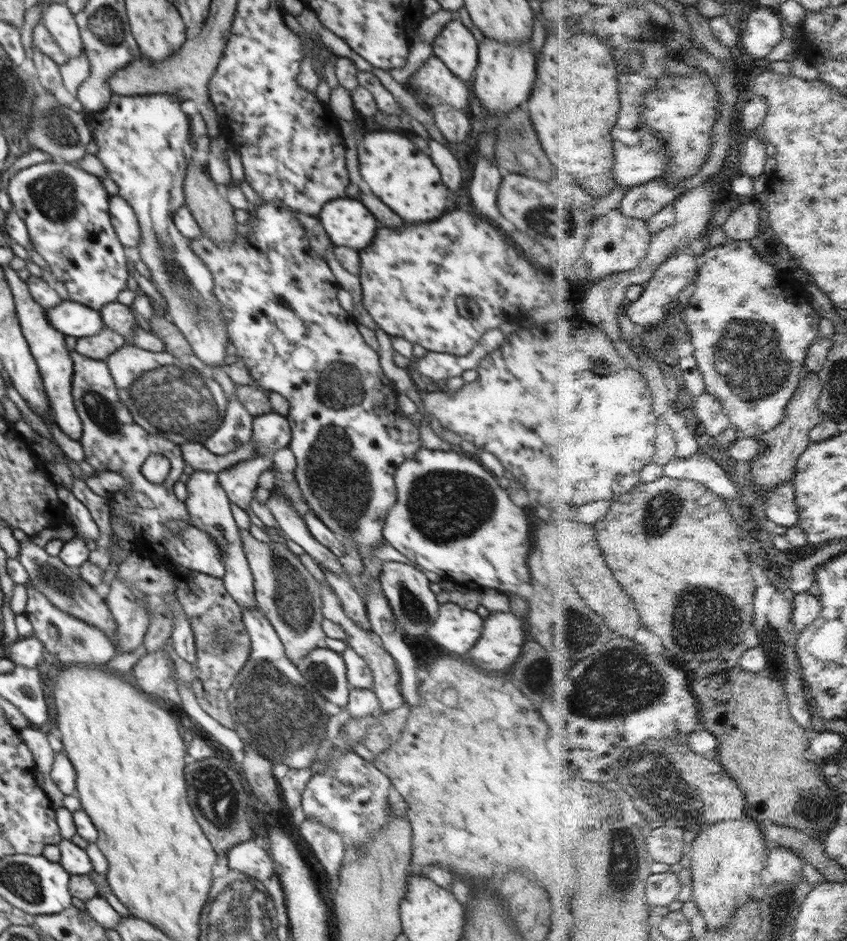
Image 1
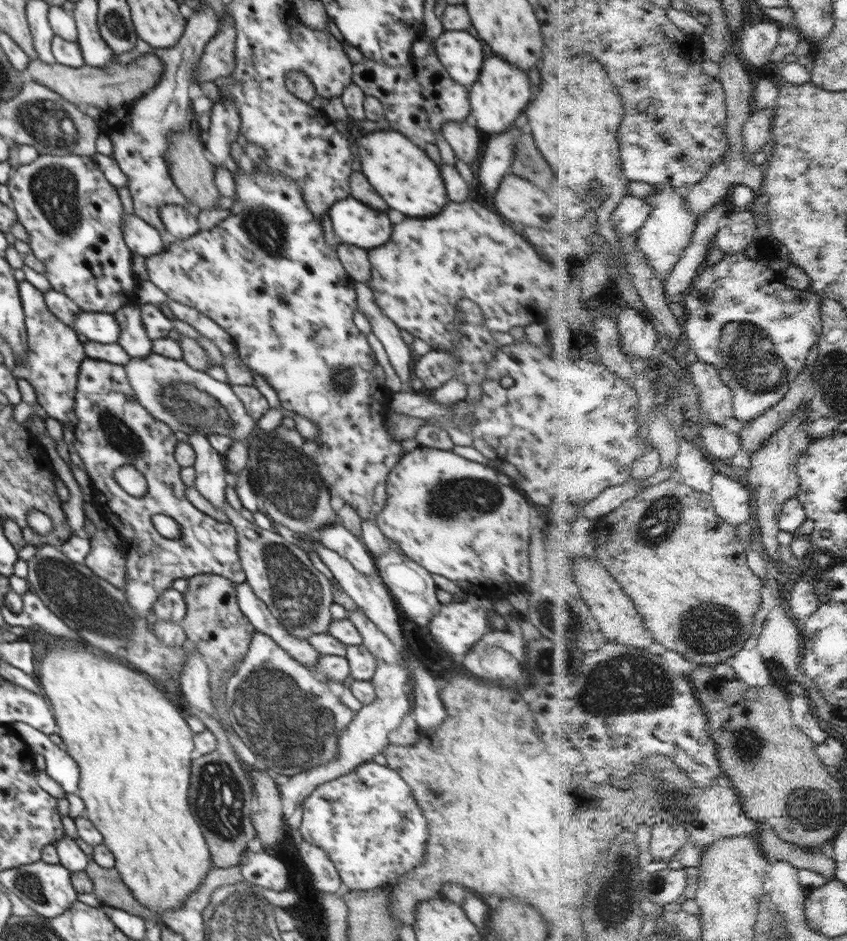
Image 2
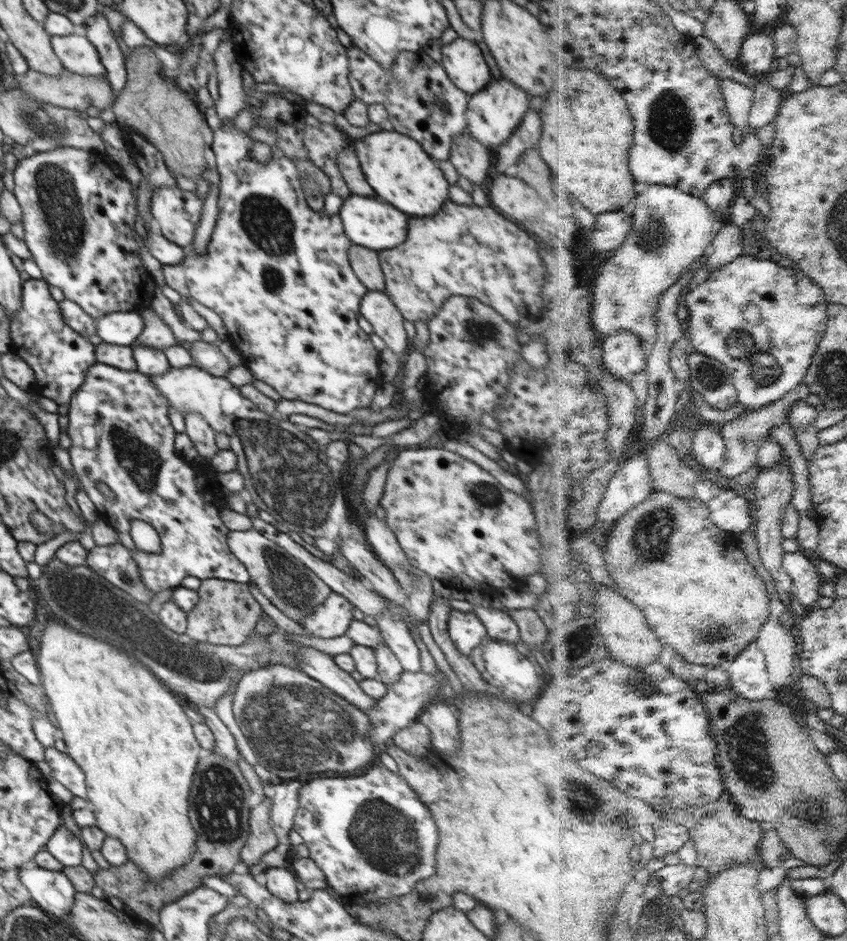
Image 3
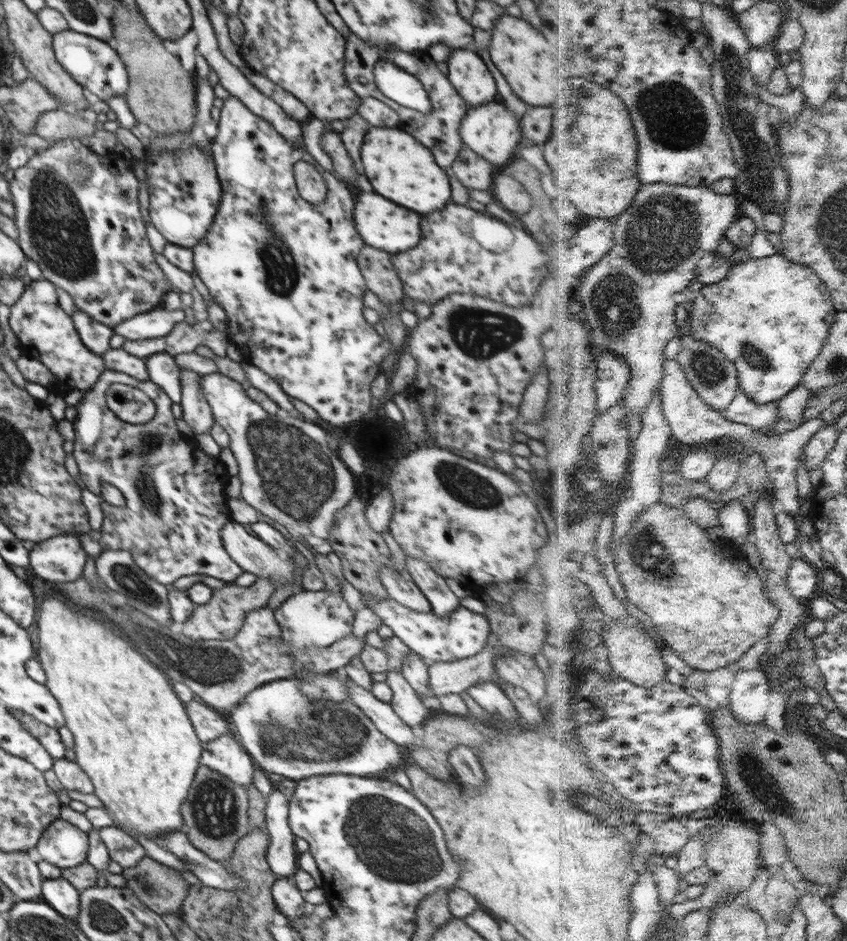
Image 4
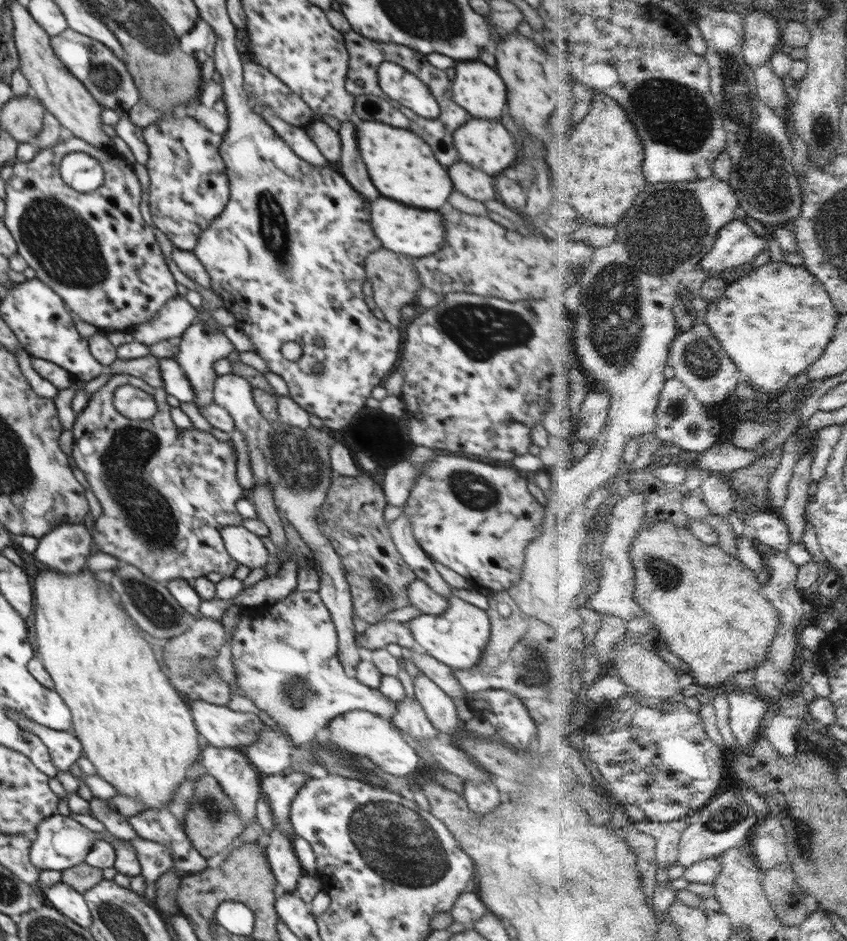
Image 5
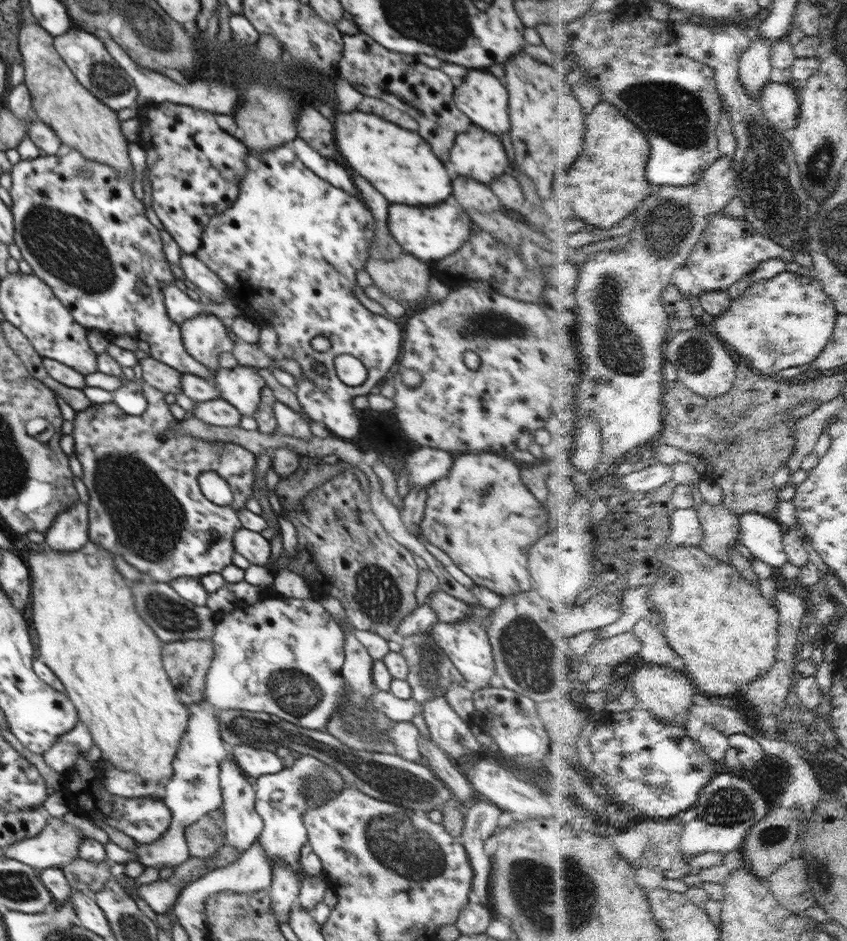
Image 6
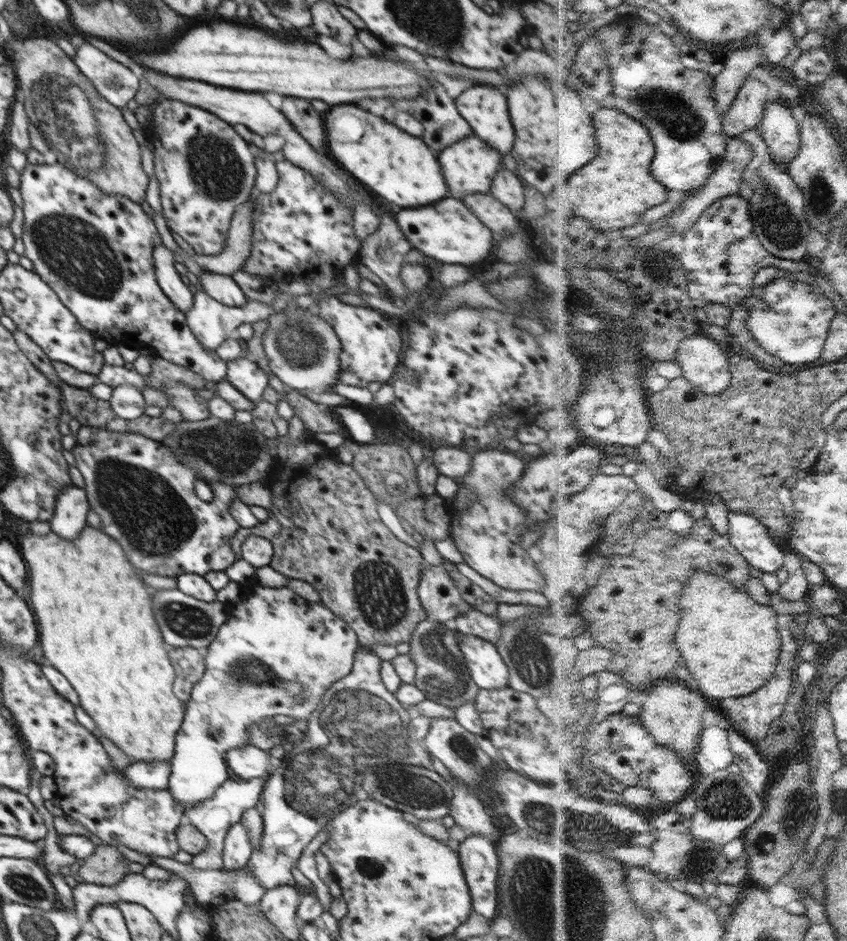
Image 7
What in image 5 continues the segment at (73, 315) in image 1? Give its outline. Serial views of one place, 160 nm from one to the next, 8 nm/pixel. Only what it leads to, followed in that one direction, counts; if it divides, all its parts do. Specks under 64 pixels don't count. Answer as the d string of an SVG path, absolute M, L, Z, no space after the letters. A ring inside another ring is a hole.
M178 294L164 304L153 320L136 324L130 333L135 342L148 346L167 339L178 339L197 320L198 313L197 307Z

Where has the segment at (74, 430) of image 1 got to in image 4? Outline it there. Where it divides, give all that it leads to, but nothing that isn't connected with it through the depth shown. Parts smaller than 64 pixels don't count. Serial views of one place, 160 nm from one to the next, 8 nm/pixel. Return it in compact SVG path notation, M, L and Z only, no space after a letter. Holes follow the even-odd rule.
M44 278L31 281L26 285L22 295L10 307L9 325L21 345L21 354L34 360L42 361L55 376L55 382L68 382L71 387L87 391L105 371L105 362L101 355L94 354L82 343L73 321L58 304L57 287Z

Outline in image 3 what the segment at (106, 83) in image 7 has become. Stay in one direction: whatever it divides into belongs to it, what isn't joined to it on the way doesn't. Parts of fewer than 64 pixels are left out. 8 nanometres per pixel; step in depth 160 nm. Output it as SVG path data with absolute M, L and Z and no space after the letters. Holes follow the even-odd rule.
M81 31L66 36L51 36L53 52L63 65L63 69L78 75L105 77L96 47Z

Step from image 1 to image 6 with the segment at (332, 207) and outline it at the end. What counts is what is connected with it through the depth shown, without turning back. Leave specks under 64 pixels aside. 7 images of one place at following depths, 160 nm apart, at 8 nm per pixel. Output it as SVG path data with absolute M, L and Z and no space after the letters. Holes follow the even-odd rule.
M390 204L388 208L388 228L392 236L406 253L425 262L442 260L460 250L460 246L470 238L473 224L464 210L452 204L440 204L432 208Z

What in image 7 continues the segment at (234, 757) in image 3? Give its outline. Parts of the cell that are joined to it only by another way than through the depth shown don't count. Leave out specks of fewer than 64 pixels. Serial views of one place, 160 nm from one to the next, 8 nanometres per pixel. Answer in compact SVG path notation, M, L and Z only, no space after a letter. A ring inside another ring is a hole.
M242 820L234 824L227 832L223 848L221 871L238 870L247 866L253 853L253 846Z

